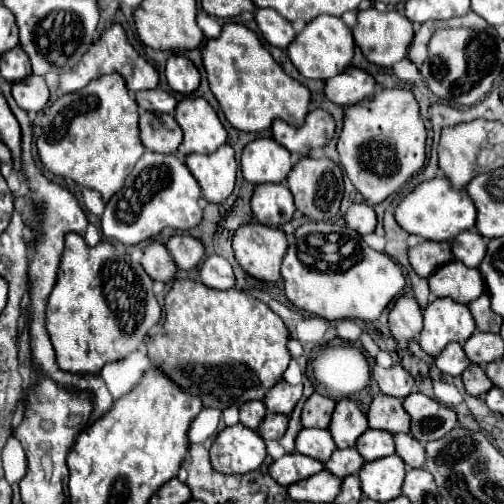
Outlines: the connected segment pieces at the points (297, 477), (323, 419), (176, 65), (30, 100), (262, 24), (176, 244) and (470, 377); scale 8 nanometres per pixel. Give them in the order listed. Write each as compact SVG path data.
M290 453L290 455L284 455L276 461L272 461L272 465L268 467L270 471L270 477L278 483L278 485L292 485L296 481L302 481L302 479L308 479L316 473L322 471L322 463L312 459L312 457L304 457L300 453Z
M314 393L304 403L304 409L302 409L302 425L304 427L320 427L320 429L326 429L328 423L330 423L334 405L336 403L332 399L328 399L328 397L320 395L320 393Z
M174 53L166 61L166 81L172 91L190 95L200 85L200 73L186 55Z
M28 75L12 83L12 95L18 107L28 113L36 113L44 109L48 103L48 87L44 83L44 77L38 77L38 75Z
M258 9L256 23L264 39L274 47L288 47L288 43L296 37L292 23L280 17L274 9Z
M190 235L170 237L170 241L166 243L166 249L170 251L178 269L194 269L204 255L202 243Z
M470 365L464 373L462 373L462 381L466 387L468 395L474 397L482 397L488 393L488 389L492 387L492 381L482 373L482 369L478 365Z

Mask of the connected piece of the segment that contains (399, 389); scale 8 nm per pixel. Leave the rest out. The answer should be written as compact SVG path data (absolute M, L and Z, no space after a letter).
M392 365L390 369L374 367L372 377L378 381L380 391L384 395L390 395L396 399L404 399L414 391L414 379L402 365Z

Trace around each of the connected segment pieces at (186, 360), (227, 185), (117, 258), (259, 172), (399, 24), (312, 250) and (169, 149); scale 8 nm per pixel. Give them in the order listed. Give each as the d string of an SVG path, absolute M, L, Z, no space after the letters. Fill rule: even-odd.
M176 279L172 283L164 309L166 319L162 333L148 345L152 367L174 381L184 393L194 397L200 395L204 407L222 411L226 407L242 405L240 423L244 427L258 427L258 435L264 441L280 439L288 427L288 411L292 411L302 397L302 385L280 381L290 363L290 353L286 349L288 329L284 321L252 295L236 289L210 289L192 279ZM262 397L264 403L252 401ZM266 409L272 413L266 415Z
M228 143L208 155L188 155L184 163L198 179L208 203L222 203L230 197L236 181L236 161Z
M78 233L64 237L56 285L46 303L46 329L62 371L100 373L106 363L136 351L158 321L160 305L152 293L152 279L140 263L110 241L88 247Z
M254 139L250 141L240 157L242 177L252 185L262 183L282 183L292 169L290 153L280 147L274 139Z
M370 7L366 11L358 11L358 23L354 25L352 35L354 35L356 45L362 49L364 57L370 63L390 69L394 63L398 63L406 57L408 45L412 43L412 37L414 37L414 25L398 11L384 11L382 13L378 9Z
M310 221L296 229L294 241L290 243L284 261L282 261L282 279L284 279L284 291L292 305L296 305L302 311L308 311L312 315L318 315L326 321L336 319L362 319L362 321L376 321L380 313L388 307L388 303L402 293L404 289L404 275L388 255L382 255L368 247L368 243L358 235L356 231L350 231L348 227L338 227L334 223L324 221Z
M142 113L138 131L142 145L154 153L176 153L182 143L182 129L168 113Z

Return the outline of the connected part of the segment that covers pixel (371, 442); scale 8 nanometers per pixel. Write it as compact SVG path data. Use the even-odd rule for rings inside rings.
M368 429L360 435L356 443L356 451L362 455L364 461L376 461L382 457L388 457L394 453L394 443L392 443L392 433L388 431L376 431Z

